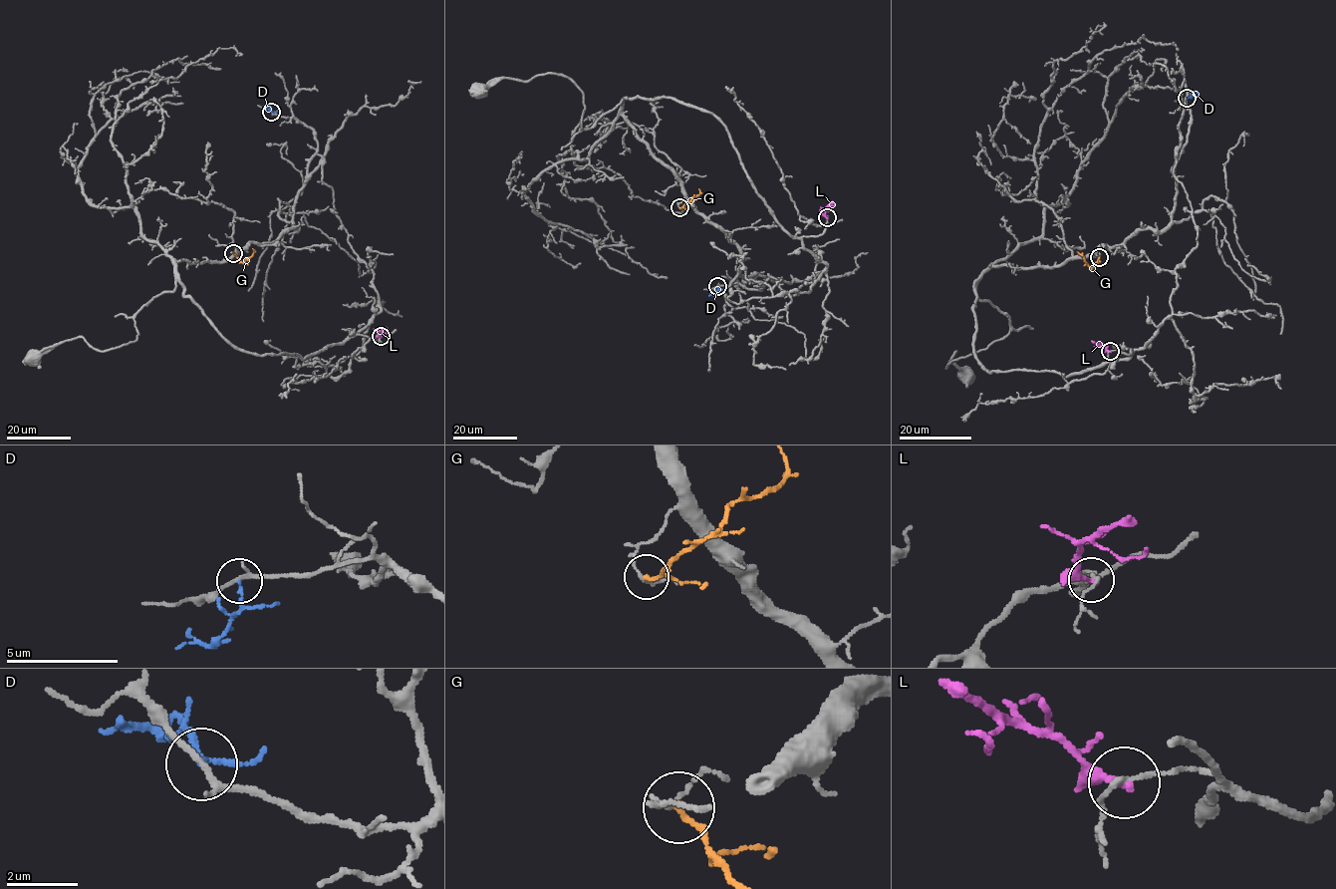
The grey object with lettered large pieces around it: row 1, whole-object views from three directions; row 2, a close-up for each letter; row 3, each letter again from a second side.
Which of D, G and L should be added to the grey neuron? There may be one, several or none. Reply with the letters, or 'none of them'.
none of them

